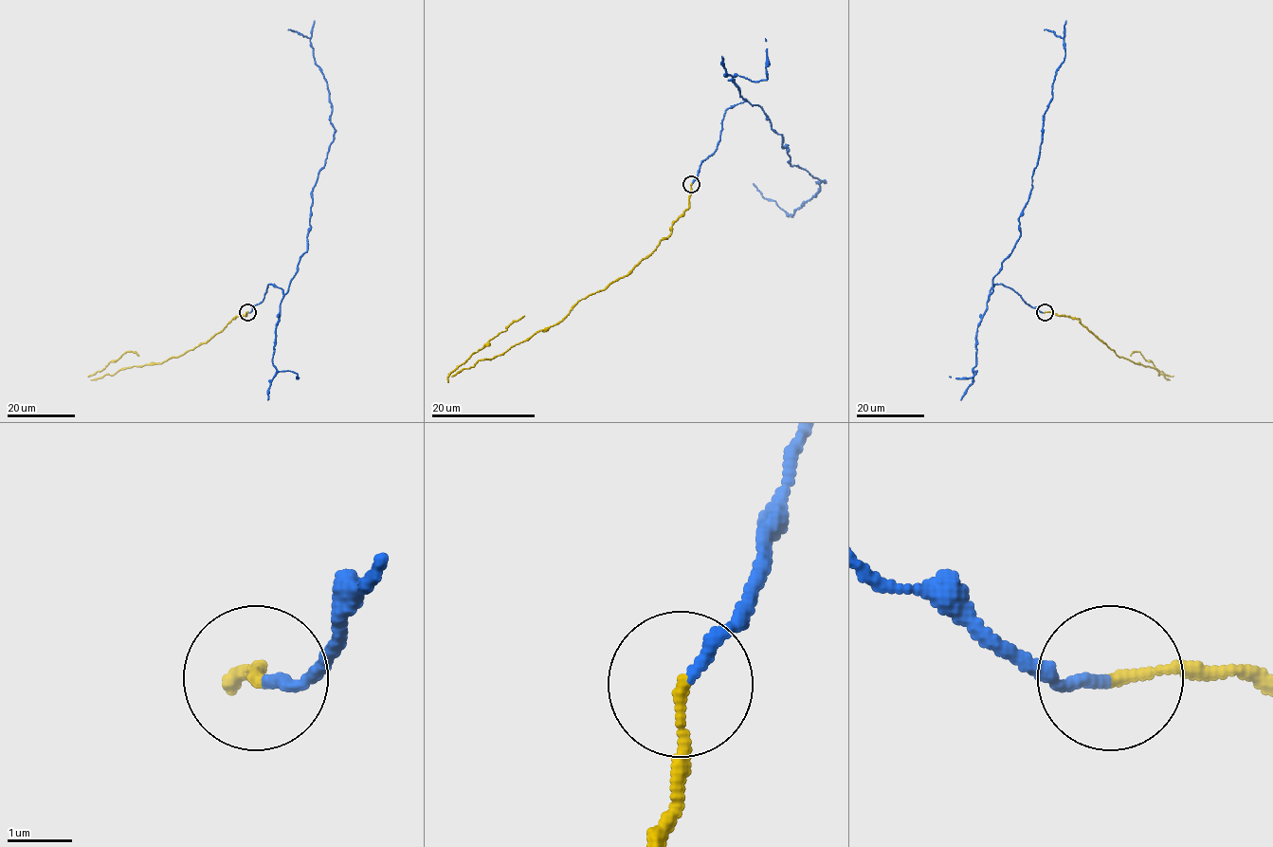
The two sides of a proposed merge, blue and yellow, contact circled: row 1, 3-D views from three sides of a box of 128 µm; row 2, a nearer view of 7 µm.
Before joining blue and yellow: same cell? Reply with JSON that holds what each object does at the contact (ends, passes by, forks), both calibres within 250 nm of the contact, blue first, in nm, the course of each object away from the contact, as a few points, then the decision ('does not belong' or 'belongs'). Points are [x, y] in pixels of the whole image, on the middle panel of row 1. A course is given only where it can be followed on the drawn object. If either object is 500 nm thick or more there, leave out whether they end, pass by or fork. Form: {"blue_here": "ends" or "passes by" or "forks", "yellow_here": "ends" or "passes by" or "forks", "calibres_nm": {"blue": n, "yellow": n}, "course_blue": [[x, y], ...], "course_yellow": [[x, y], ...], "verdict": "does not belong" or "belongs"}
{"blue_here": "ends", "yellow_here": "ends", "calibres_nm": {"blue": 170, "yellow": 160}, "course_blue": [[692, 184], [717, 149], [723, 115], [748, 101], [782, 136], [790, 163], [823, 181], [791, 216], [753, 184]], "course_yellow": [[690, 184], [688, 209], [672, 224], [668, 237], [627, 275], [581, 298], [559, 322], [450, 375], [524, 315]], "verdict": "belongs"}

